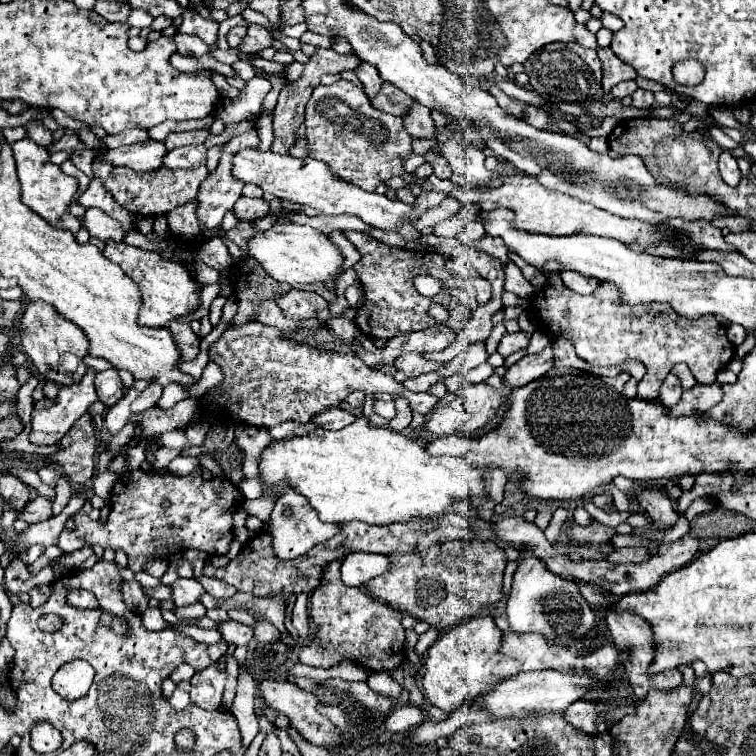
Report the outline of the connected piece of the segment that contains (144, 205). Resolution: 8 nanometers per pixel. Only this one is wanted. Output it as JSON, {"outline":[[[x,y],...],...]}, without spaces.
{"outline":[[[113,167],[111,175],[105,179],[105,187],[115,197],[115,201],[125,207],[137,219],[167,215],[171,209],[195,201],[199,185],[207,179],[207,167],[197,169],[167,169],[157,171],[133,171],[129,167]]]}

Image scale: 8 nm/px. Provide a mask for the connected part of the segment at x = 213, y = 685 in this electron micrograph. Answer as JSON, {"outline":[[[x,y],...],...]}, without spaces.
{"outline":[[[217,663],[197,671],[191,677],[191,703],[203,709],[217,709],[221,705],[221,695],[227,683],[227,671]]]}

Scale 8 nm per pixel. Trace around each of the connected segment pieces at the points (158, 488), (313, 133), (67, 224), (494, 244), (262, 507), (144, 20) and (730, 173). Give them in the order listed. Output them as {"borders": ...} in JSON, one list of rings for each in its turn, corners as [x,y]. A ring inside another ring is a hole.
{"borders":[[[[197,467],[197,471],[193,471],[191,475],[179,477],[173,473],[157,473],[157,471],[127,471],[123,473],[113,491],[111,491],[111,513],[107,523],[92,520],[89,515],[77,511],[73,515],[75,521],[75,529],[63,529],[61,535],[57,537],[57,547],[63,553],[71,553],[75,549],[81,549],[83,543],[85,545],[101,545],[103,549],[111,547],[113,551],[123,549],[127,551],[129,557],[129,569],[135,573],[145,571],[145,565],[151,559],[163,557],[169,559],[175,553],[187,551],[187,549],[199,549],[205,551],[209,555],[227,555],[231,541],[235,539],[233,535],[233,514],[241,507],[243,503],[242,493],[238,490],[226,477],[215,477],[214,479],[203,479],[203,467]],[[163,501],[169,501],[169,507],[163,507]]],[[[339,79],[333,85],[317,85],[305,109],[305,125],[309,139],[309,157],[325,161],[337,177],[353,181],[365,191],[375,191],[381,181],[395,175],[413,183],[415,177],[403,171],[405,159],[411,155],[411,135],[403,127],[403,119],[375,109],[363,85]]],[[[29,137],[11,143],[11,149],[13,149],[15,161],[17,161],[17,177],[19,177],[19,183],[21,183],[21,201],[27,207],[31,207],[37,215],[41,215],[49,225],[53,225],[57,229],[67,229],[71,233],[77,233],[81,229],[81,223],[69,211],[71,199],[77,193],[77,181],[75,181],[75,177],[65,175],[59,169],[59,165],[51,163],[47,149],[41,147],[41,145],[37,145]]],[[[485,235],[483,239],[479,239],[479,241],[475,243],[475,249],[489,253],[491,257],[499,259],[501,263],[509,263],[509,261],[511,261],[511,259],[509,259],[509,249],[505,249],[505,243],[503,243],[503,241],[497,241],[497,239],[493,239],[493,237],[487,237],[487,235]]],[[[261,497],[261,499],[255,499],[255,501],[245,501],[243,503],[243,509],[249,513],[249,515],[255,515],[259,517],[263,523],[269,521],[269,515],[273,511],[273,499],[269,497]]],[[[133,9],[131,13],[129,13],[129,19],[127,19],[127,23],[131,25],[131,27],[149,27],[151,25],[151,21],[153,21],[153,17],[147,13],[147,11],[141,11],[141,9]]],[[[721,151],[721,155],[719,155],[719,171],[721,171],[723,181],[729,183],[729,185],[737,185],[737,181],[741,179],[741,171],[737,167],[737,161],[729,151]]]]}

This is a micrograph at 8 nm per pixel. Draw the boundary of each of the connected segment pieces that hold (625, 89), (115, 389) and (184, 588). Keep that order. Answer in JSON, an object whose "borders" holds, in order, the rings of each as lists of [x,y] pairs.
{"borders":[[[[621,81],[621,83],[617,83],[617,85],[611,89],[611,95],[613,95],[615,99],[623,99],[625,95],[631,95],[635,89],[637,89],[637,83],[635,83],[635,81]]],[[[107,369],[95,375],[95,389],[99,395],[99,401],[105,405],[115,405],[123,397],[123,383],[117,369]]],[[[177,579],[173,585],[173,601],[177,607],[189,607],[189,605],[195,605],[201,601],[201,597],[205,595],[205,587],[195,579]]]]}

